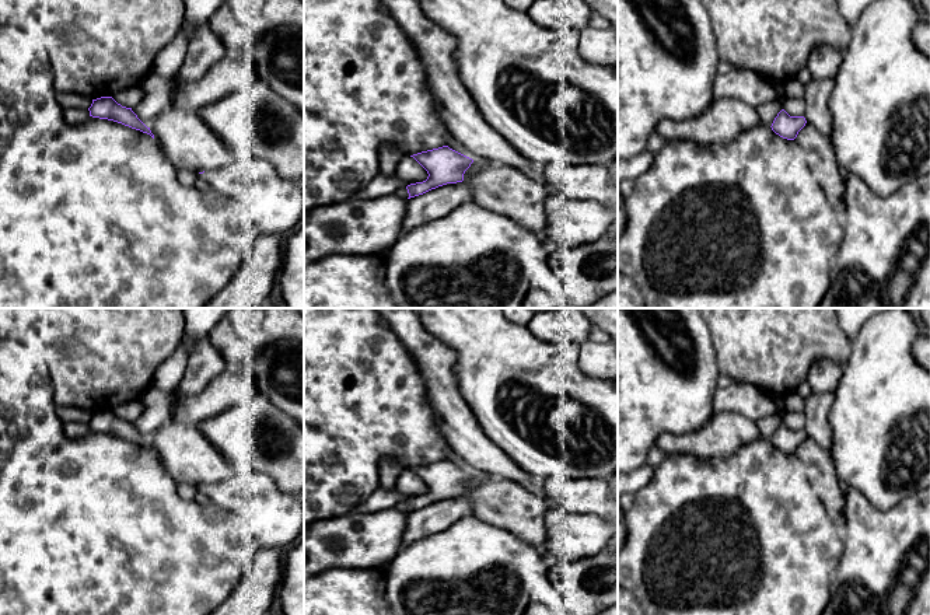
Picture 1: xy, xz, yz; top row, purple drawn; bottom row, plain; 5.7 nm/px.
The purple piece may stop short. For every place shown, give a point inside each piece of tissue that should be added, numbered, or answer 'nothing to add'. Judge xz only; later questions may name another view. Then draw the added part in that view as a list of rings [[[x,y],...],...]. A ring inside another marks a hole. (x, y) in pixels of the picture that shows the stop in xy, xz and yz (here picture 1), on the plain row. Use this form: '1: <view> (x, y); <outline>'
nothing to add

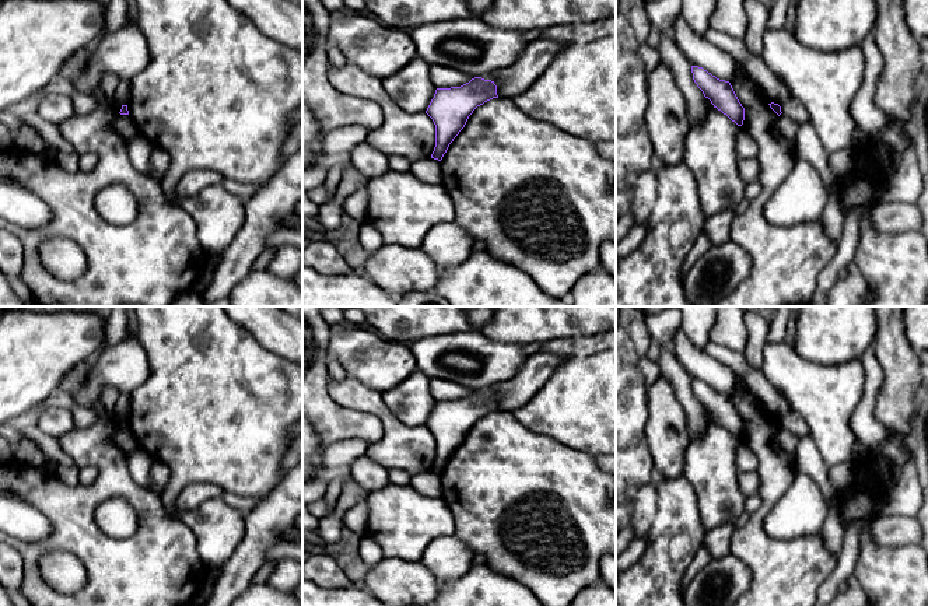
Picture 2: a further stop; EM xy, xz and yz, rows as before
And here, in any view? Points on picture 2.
nothing to add

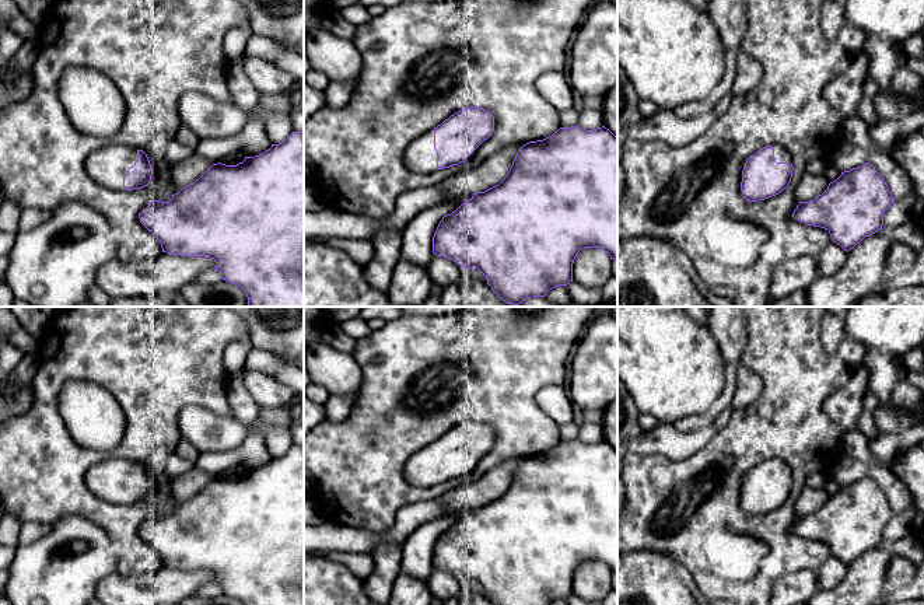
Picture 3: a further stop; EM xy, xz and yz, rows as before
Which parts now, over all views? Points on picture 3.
1: xy (107, 479); [[[108,459],[90,468],[85,475],[85,485],[101,500],[122,504],[123,487],[137,473],[137,462],[134,461]]]

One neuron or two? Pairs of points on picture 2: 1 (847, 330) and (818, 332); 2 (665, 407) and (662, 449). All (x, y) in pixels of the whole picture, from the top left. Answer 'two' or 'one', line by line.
1: one
2: one

